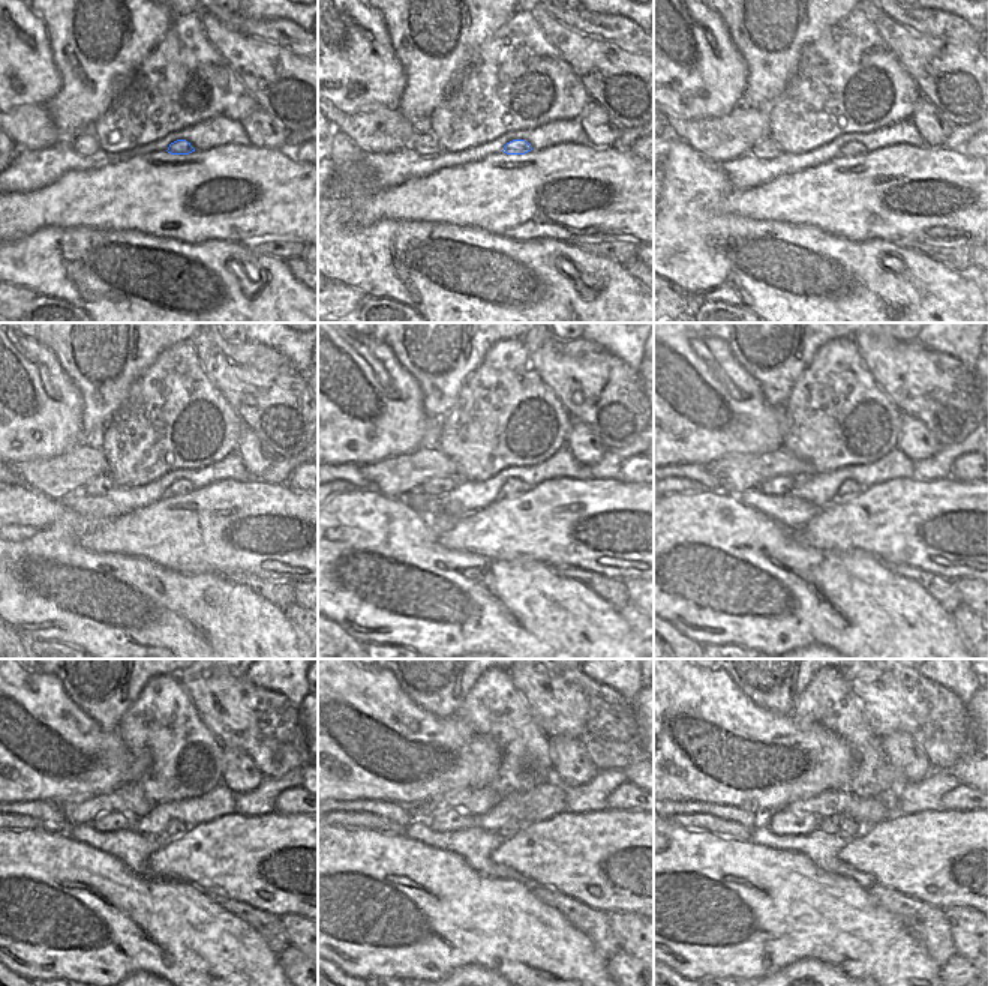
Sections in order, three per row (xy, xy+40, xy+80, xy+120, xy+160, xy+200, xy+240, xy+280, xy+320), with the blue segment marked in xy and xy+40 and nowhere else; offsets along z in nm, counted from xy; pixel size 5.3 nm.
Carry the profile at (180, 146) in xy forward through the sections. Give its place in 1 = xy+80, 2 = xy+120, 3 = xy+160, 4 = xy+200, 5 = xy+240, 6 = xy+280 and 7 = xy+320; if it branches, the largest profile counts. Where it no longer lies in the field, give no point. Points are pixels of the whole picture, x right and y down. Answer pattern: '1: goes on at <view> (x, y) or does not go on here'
1: goes on at xy+80 (852, 149)
2: goes on at xy+120 (180, 486)
3: goes on at xy+160 (513, 488)
4: goes on at xy+200 (847, 489)
5: goes on at xy+240 (173, 829)
6: goes on at xy+280 (508, 829)
7: goes on at xy+320 (844, 827)

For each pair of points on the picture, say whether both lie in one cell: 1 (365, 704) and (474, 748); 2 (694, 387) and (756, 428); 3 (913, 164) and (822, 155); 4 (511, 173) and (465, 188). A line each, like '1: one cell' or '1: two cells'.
1: one cell
2: one cell
3: two cells
4: one cell

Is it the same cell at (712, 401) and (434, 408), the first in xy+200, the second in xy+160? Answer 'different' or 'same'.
different

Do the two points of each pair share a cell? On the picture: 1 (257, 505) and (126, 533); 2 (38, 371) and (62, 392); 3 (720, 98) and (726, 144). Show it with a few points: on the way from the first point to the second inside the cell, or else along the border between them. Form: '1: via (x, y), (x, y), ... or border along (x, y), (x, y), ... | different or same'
1: via (224, 508), (213, 508), (183, 533), (159, 533) | same
2: via (44, 377), (56, 389) | same
3: border along (739, 104), (718, 117), (696, 117), (688, 122) | different

